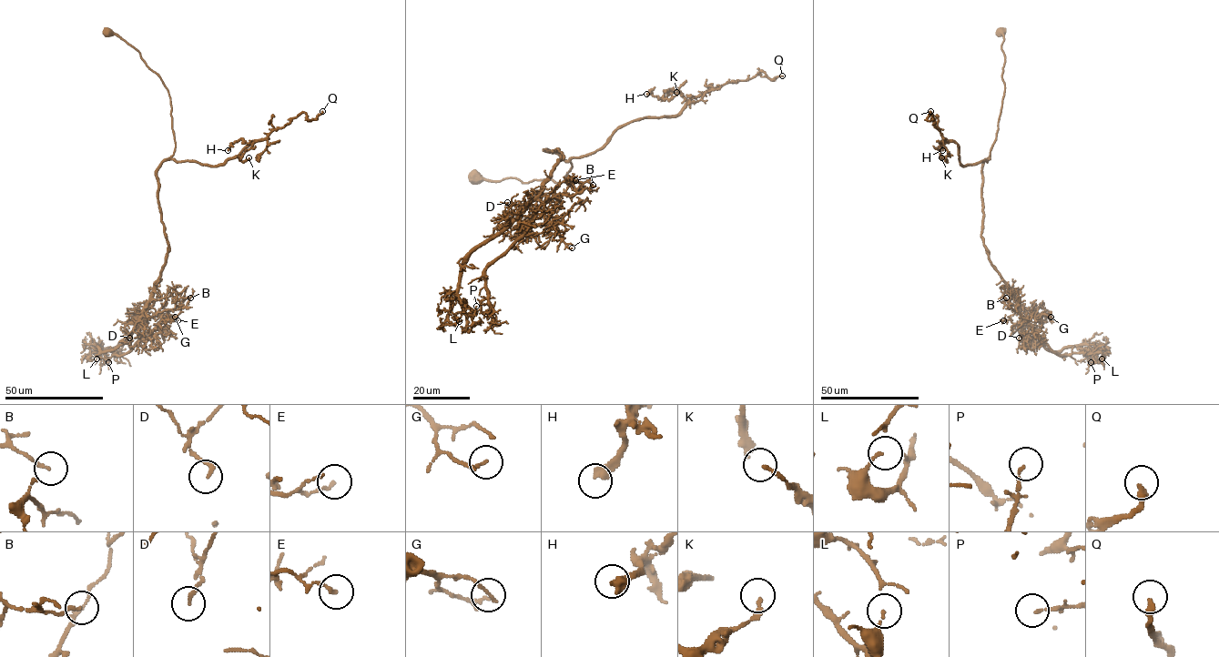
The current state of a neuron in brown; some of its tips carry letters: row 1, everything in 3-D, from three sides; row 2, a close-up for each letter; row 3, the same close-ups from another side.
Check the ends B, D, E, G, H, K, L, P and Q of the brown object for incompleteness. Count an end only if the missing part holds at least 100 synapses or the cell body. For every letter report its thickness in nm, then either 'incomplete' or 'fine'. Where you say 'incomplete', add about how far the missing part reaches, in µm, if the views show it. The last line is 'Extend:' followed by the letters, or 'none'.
B: 130 nm thick; fine
D: 150 nm thick; fine
E: 150 nm thick; fine
G: 170 nm thick; fine
H: 380 nm thick; fine
K: 160 nm thick; fine
L: 70 nm thick; fine
P: 100 nm thick; fine
Q: 260 nm thick; fine
Extend: none

